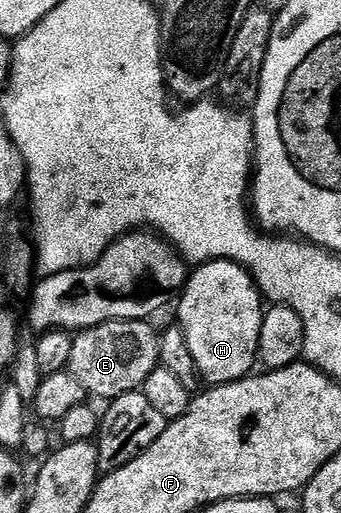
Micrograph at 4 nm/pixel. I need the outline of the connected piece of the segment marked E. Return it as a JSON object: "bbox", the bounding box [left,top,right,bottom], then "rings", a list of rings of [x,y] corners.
{"bbox":[67,319,160,401],"rings":[[[111,319],[109,323],[79,332],[72,341],[67,371],[84,386],[89,396],[97,395],[103,401],[122,397],[122,393],[141,390],[146,377],[150,377],[150,373],[160,366],[160,336],[152,325],[143,319]]]}

